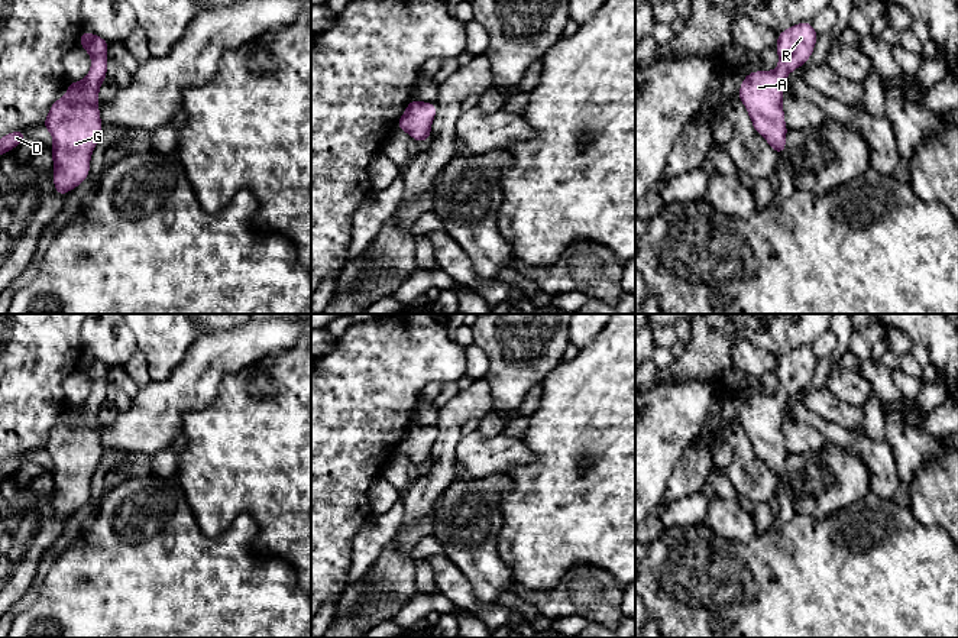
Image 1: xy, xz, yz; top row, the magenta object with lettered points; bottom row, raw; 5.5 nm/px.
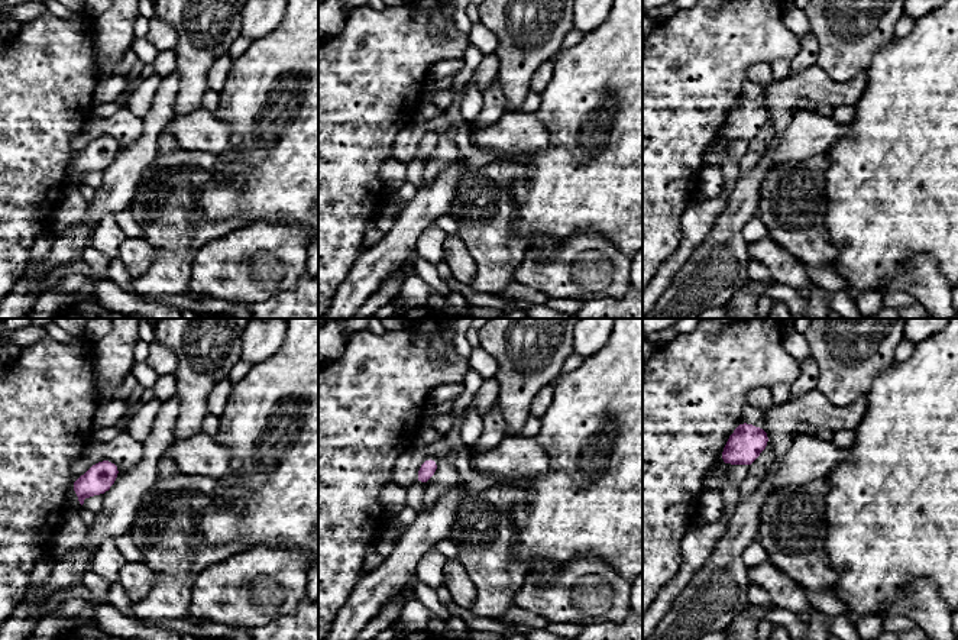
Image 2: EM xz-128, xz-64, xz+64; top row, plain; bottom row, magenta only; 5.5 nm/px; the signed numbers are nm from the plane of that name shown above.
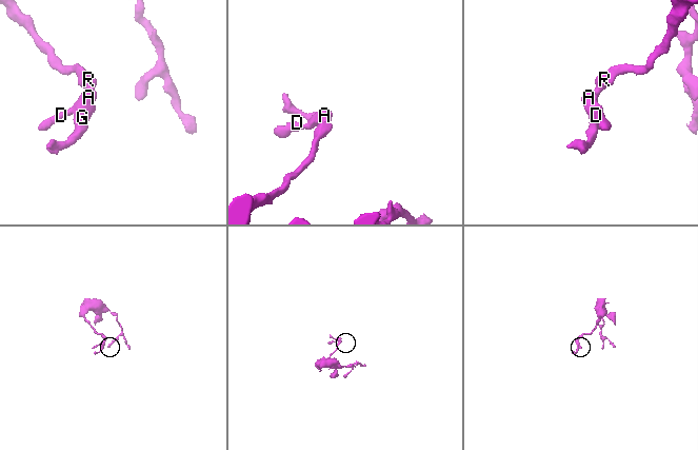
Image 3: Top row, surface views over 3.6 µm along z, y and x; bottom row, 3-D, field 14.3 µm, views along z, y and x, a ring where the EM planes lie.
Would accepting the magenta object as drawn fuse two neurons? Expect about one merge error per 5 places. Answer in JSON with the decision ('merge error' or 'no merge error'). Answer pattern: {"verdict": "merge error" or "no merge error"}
{"verdict": "no merge error"}

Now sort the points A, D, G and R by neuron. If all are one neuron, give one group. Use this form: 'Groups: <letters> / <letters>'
Groups: A D G R

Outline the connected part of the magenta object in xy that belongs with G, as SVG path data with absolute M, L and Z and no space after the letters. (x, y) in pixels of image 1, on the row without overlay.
M82 354L78 367L91 380L88 399L67 408L67 420L56 422L42 450L54 460L49 473L54 483L55 518L64 521L90 499L91 477L103 457L98 434L98 412L107 402L110 366Z

